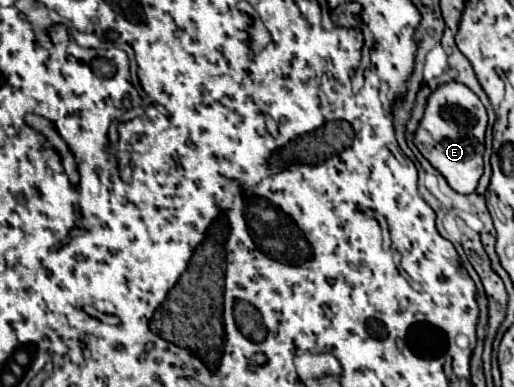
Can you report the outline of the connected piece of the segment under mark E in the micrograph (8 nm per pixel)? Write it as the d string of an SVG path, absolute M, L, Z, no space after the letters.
M449 82L429 96L425 116L415 134L415 144L421 154L445 176L455 192L469 194L477 190L477 182L483 174L485 130L487 112L477 94L465 84Z

